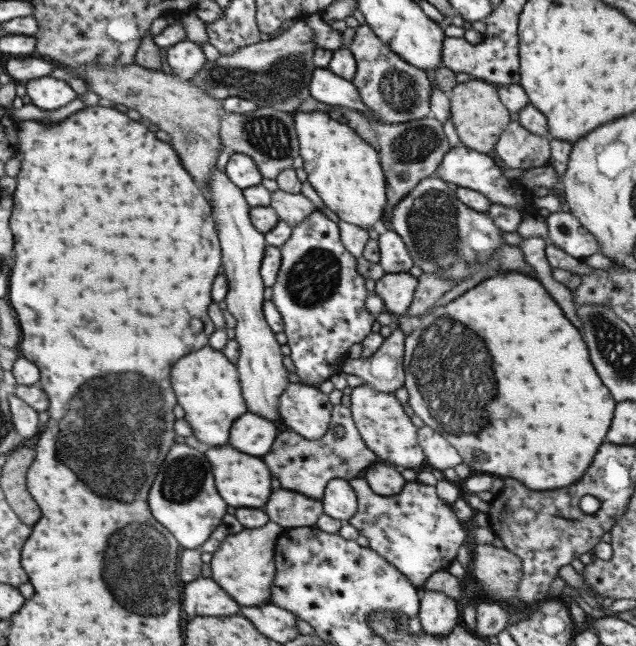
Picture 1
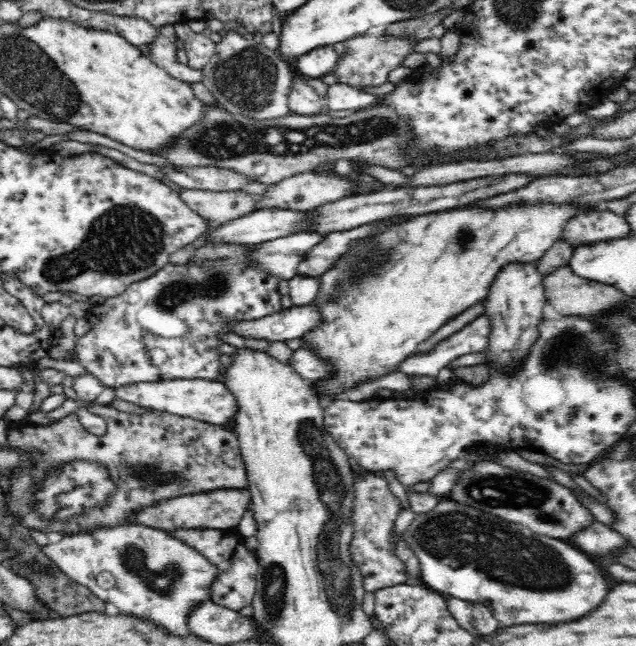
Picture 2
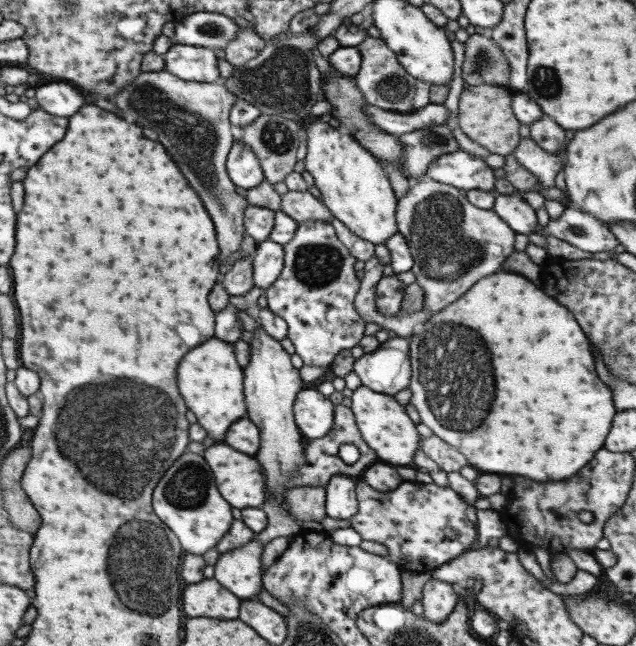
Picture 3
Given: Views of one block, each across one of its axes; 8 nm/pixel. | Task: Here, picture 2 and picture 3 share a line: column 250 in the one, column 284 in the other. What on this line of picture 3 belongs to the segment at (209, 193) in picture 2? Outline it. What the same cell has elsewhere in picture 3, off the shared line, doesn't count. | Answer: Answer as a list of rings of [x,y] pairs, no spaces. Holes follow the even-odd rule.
[[[288,191],[282,194],[281,211],[291,216],[298,224],[308,219],[330,222],[334,217],[329,208],[306,191]]]

